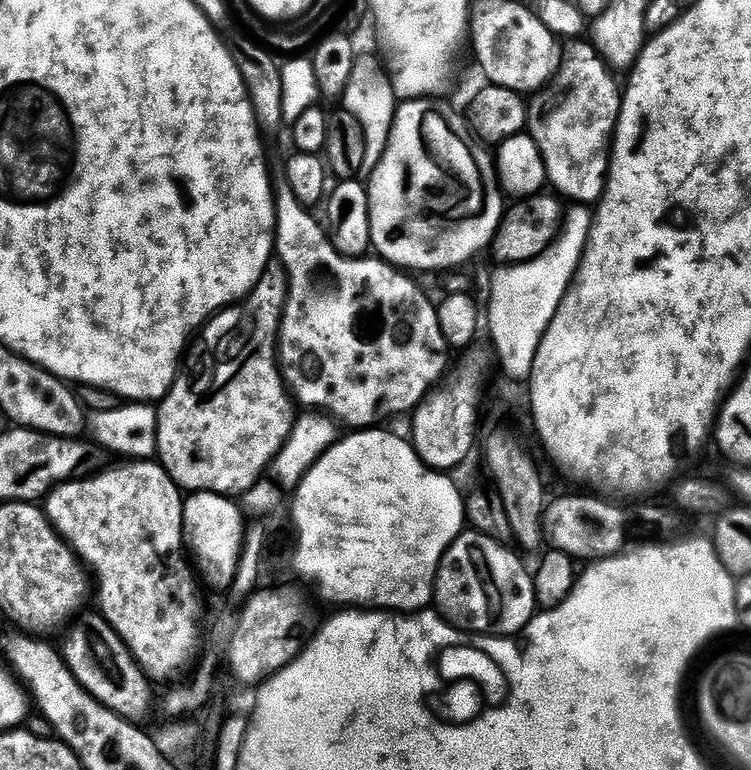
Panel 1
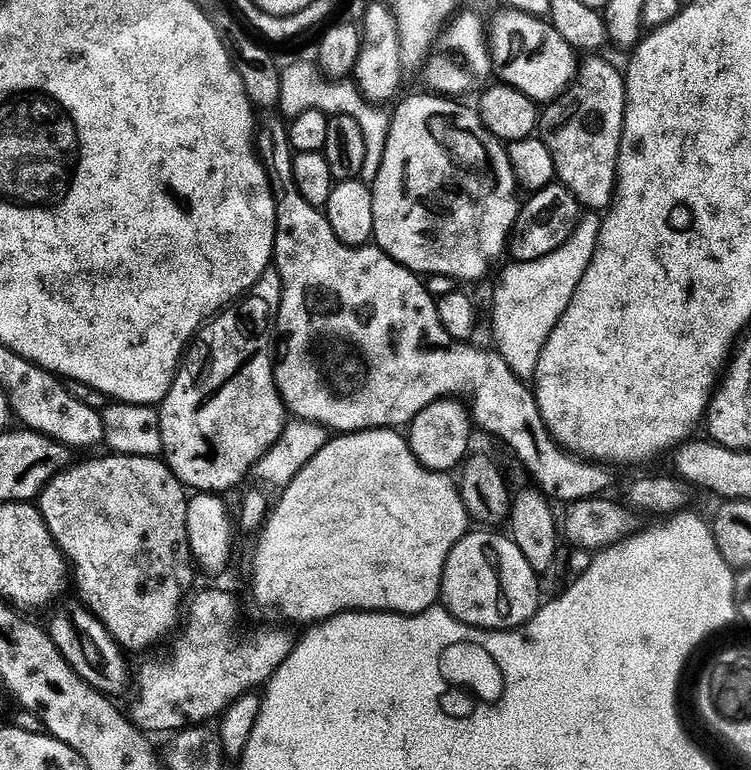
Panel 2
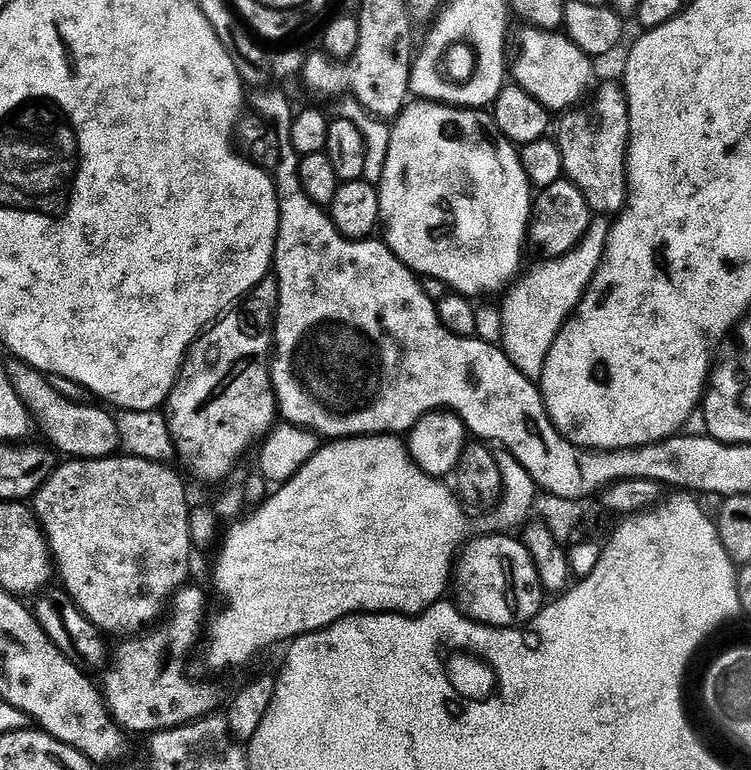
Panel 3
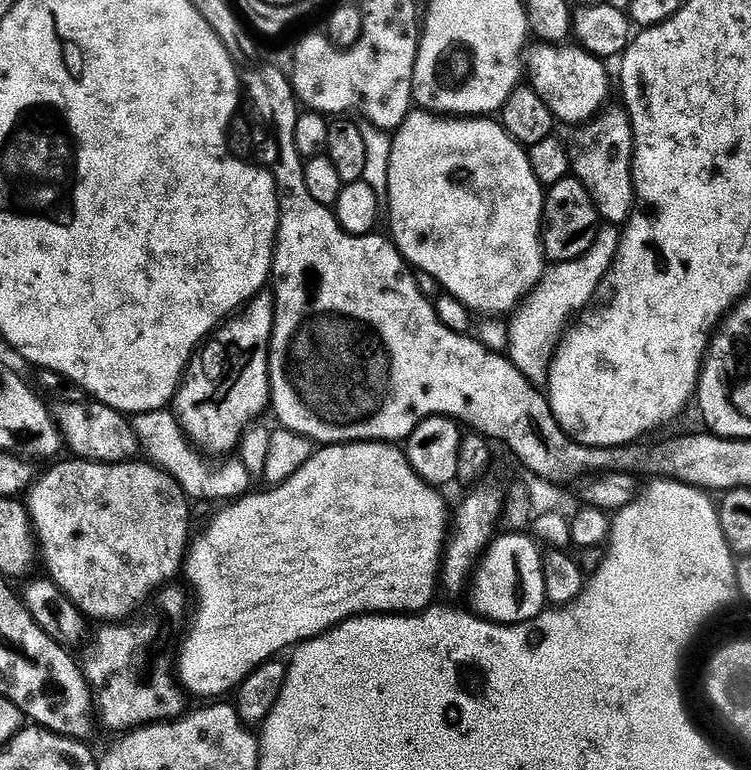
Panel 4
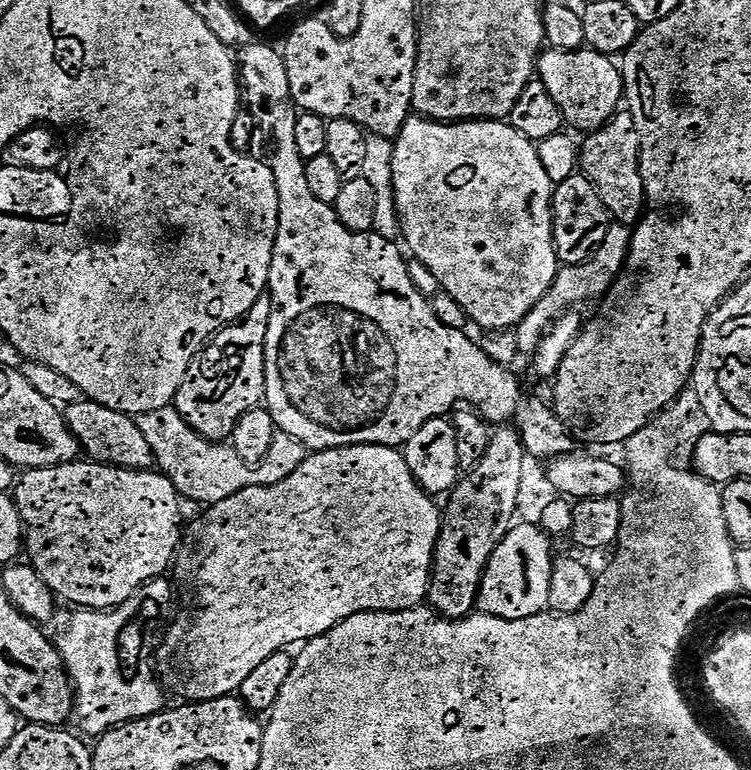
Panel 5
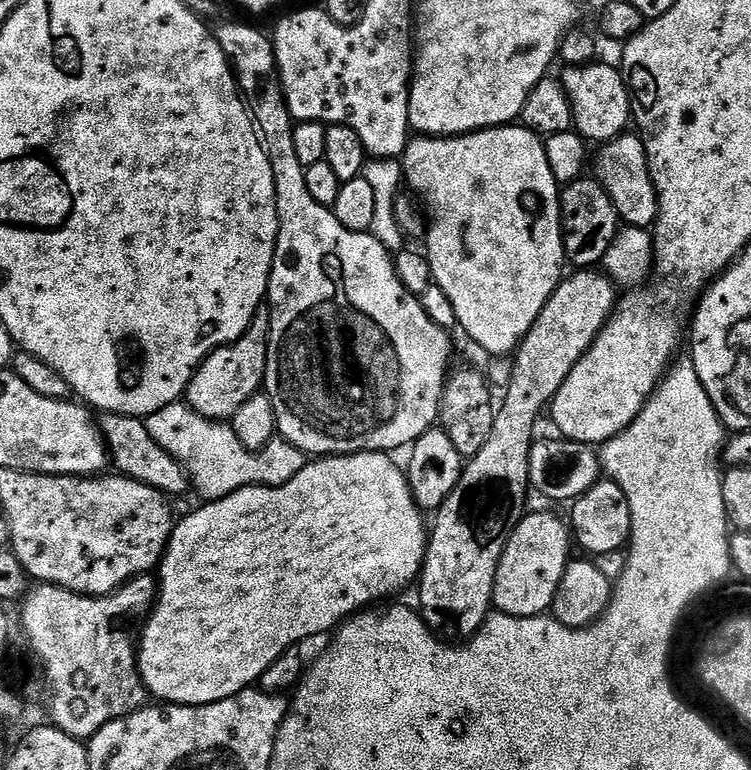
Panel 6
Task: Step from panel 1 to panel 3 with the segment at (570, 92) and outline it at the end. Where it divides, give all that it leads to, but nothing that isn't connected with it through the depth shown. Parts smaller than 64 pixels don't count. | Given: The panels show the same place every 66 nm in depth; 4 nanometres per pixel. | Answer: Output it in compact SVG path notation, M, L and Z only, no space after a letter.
M619 83L604 84L597 90L592 105L582 107L565 111L559 117L554 139L562 156L564 176L584 191L593 213L608 218L623 210L628 197L628 97Z

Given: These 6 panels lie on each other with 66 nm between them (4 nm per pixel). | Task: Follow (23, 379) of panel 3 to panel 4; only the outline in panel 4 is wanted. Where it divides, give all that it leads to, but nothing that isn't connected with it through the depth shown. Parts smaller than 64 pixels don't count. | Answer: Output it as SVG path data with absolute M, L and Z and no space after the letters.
M99 402L86 404L57 403L54 421L65 449L78 460L93 460L96 464L123 464L137 455L138 441L125 413L115 412Z

